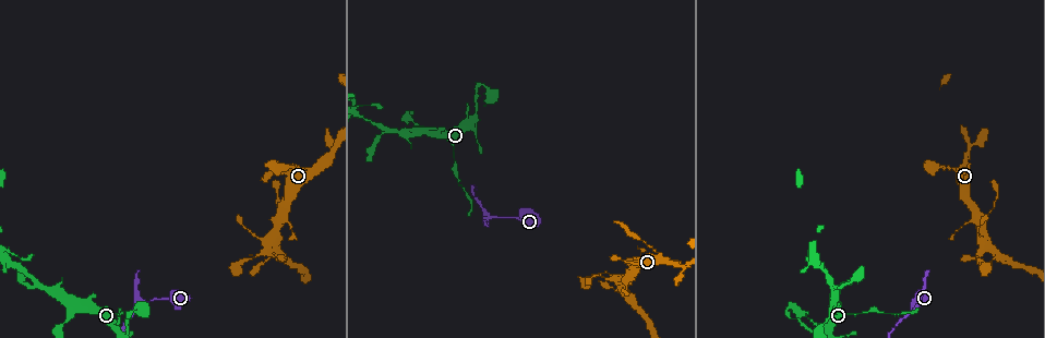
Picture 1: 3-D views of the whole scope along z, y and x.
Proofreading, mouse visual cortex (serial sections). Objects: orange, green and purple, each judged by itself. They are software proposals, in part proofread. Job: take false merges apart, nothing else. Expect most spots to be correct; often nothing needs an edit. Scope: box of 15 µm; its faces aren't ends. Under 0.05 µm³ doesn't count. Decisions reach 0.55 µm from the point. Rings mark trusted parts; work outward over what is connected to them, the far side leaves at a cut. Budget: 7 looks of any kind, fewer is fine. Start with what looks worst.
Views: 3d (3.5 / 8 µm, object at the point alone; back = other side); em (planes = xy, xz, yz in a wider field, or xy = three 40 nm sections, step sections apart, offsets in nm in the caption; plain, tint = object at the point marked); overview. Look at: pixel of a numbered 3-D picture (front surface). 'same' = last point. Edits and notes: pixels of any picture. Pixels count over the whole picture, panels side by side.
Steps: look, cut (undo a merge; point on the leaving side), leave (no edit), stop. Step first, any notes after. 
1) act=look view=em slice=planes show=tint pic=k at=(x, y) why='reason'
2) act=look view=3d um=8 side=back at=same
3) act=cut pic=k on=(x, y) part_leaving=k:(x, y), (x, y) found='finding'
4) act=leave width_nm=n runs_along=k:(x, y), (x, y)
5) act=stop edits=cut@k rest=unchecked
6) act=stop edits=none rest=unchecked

act=look view=3d um=3.5 pic=1 at=(491, 215) why='narrows sharply'

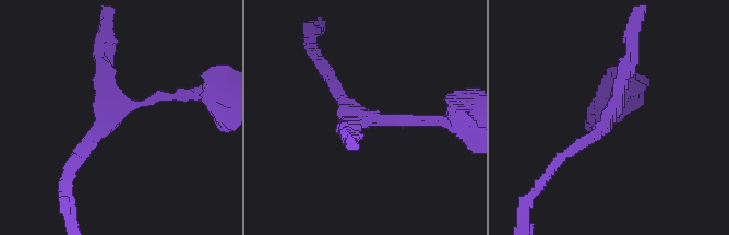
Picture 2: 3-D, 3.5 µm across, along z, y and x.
act=look view=em slice=planes show=tint pic=2 at=(618, 110) why='need the tissue'

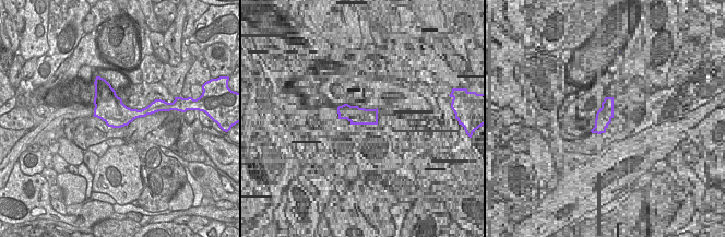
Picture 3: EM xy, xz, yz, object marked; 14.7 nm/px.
act=leave runs_along=2:(188, 95), (118, 108), (81, 152) found='one cell here'

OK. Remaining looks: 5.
act=look view=3d um=3.5 pic=1 at=(833, 307) why='three-way junction'

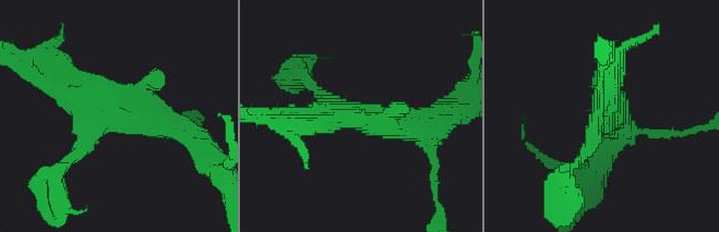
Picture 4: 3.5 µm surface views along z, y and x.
act=look view=em slice=xy step=1 show=tint pic=4 at=(606, 110) why='now the EM'

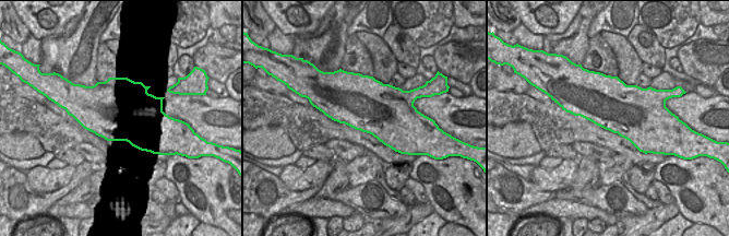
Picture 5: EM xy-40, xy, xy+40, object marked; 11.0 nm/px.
act=leave runs_along=4:(179, 131), (115, 111), (51, 68) found='all the same cell'

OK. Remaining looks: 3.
act=look view=3d um=3.5 pic=1 at=(278, 253) why='abrupt turn'

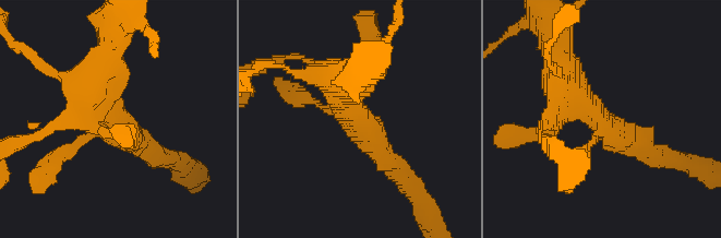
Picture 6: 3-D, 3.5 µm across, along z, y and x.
act=look view=em slice=xy step=3 show=tint pic=6 at=(601, 123) why='shape alone is not enough'

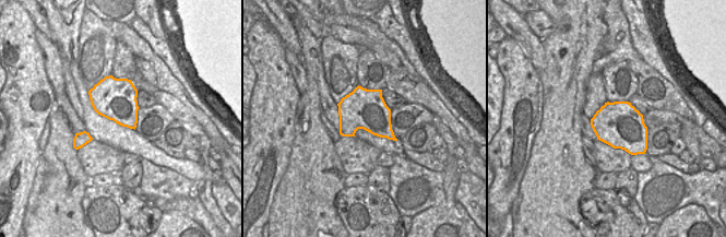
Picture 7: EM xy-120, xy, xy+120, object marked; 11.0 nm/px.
act=leave runs_along=6:(95, 72), (112, 116), (51, 166) found='all the same cell'

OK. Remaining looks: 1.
act=stop edits=none rest=unchecked

